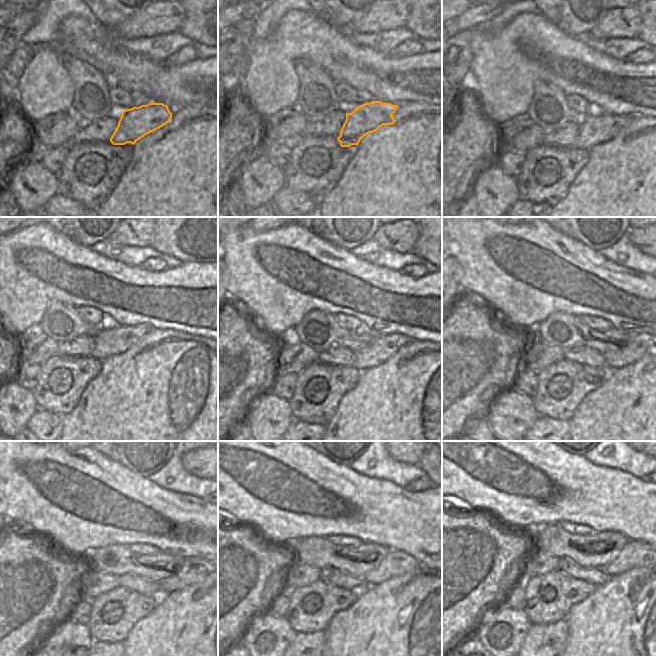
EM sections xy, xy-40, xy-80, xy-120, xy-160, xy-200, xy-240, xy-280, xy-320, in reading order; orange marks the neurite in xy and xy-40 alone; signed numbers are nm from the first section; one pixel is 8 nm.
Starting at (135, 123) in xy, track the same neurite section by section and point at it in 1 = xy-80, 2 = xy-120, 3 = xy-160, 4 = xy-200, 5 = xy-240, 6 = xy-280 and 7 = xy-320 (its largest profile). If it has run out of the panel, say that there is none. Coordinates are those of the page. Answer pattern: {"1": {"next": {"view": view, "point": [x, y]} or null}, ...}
{"1": {"next": {"view": "xy-80", "point": [593, 130]}}, "2": {"next": {"view": "xy-120", "point": [148, 357]}}, "3": {"next": {"view": "xy-160", "point": [400, 352]}}, "4": {"next": {"view": "xy-200", "point": [635, 346]}}, "5": {"next": {"view": "xy-240", "point": [190, 567]}}, "6": {"next": {"view": "xy-280", "point": [407, 565]}}, "7": {"next": {"view": "xy-320", "point": [615, 568]}}}

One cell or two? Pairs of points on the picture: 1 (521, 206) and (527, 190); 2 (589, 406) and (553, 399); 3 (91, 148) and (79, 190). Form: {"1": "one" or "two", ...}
{"1": "two", "2": "two", "3": "one"}

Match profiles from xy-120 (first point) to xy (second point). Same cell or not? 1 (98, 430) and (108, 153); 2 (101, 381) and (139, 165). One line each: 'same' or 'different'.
1: different
2: different

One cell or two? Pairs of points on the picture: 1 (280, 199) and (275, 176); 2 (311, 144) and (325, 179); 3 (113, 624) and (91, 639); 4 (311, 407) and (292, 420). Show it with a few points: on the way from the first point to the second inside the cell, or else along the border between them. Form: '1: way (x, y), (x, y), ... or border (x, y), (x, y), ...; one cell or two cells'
1: border (285, 186), (274, 196), (271, 202); two cells
2: way (307, 156), (305, 174), (313, 178); one cell
3: border (93, 632), (100, 640); two cells
4: border (304, 412), (308, 418); two cells

